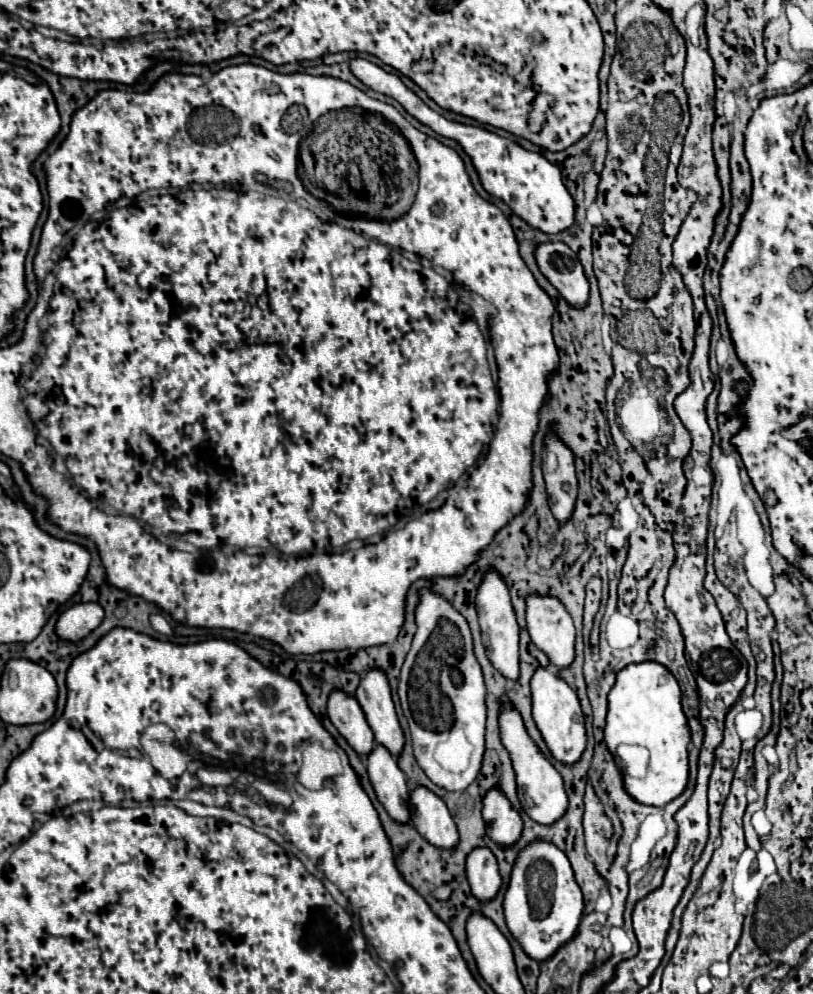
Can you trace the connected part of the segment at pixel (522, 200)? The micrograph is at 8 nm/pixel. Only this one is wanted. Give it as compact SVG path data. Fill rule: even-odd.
M354 58L350 62L350 70L368 88L372 88L380 94L386 94L386 96L394 98L396 102L400 102L408 114L418 118L422 124L430 126L436 134L440 134L444 138L454 138L456 142L460 142L460 146L472 158L472 164L480 176L484 190L492 196L496 194L498 198L502 198L512 208L512 212L516 216L520 216L524 222L528 222L532 228L542 230L546 234L558 234L558 232L572 226L574 200L562 182L560 168L550 164L544 156L540 156L536 152L528 152L528 150L520 148L516 142L502 138L494 132L488 132L484 128L468 126L468 124L460 124L460 122L444 118L442 114L428 108L410 88L406 88L404 82L396 74L386 72L380 66L376 66L364 58Z

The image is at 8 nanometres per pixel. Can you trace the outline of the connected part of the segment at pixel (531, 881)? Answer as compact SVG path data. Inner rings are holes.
M532 842L520 852L504 896L504 916L520 948L536 962L550 960L578 934L580 918L584 916L584 896L562 850L548 842Z

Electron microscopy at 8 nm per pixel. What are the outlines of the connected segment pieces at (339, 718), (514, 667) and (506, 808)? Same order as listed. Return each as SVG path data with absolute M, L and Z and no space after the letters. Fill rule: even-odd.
M330 694L328 718L362 758L374 750L374 734L356 698L346 698L346 694Z
M496 570L486 572L482 586L478 588L476 596L476 610L480 616L480 628L482 628L482 644L486 648L486 656L490 658L492 666L506 678L516 682L520 676L520 660L518 660L518 624L516 614L510 604L510 594Z
M490 790L486 794L482 816L484 816L484 822L488 824L486 834L498 846L510 848L520 840L522 818L500 790Z

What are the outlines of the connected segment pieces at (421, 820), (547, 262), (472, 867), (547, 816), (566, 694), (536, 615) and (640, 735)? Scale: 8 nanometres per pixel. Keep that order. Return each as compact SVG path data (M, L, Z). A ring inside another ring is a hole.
M418 786L410 796L412 824L436 848L456 848L458 828L446 804L428 788Z
M548 242L536 248L540 272L574 308L584 308L590 296L590 284L578 256L564 242Z
M476 848L470 852L466 860L466 874L476 900L490 902L496 898L502 886L502 876L498 872L496 858L488 848Z
M502 710L498 722L500 722L502 744L508 748L510 756L512 756L512 762L514 762L516 780L518 780L518 798L520 798L520 804L522 804L524 812L538 824L544 824L544 826L554 824L568 810L568 798L566 798L566 792L564 792L562 776L544 758L544 754L538 750L534 740L528 736L526 728L522 726L522 718L516 710Z
M538 668L532 678L532 716L552 756L562 764L576 764L586 750L584 714L574 690L548 668Z
M538 594L526 598L526 622L532 642L558 668L574 662L574 624L558 598L542 598Z
M648 660L628 664L616 674L616 684L608 694L604 740L610 752L614 752L624 740L644 740L642 746L650 750L646 776L624 776L624 786L634 800L662 808L684 792L688 782L690 728L682 710L682 690L666 666Z

